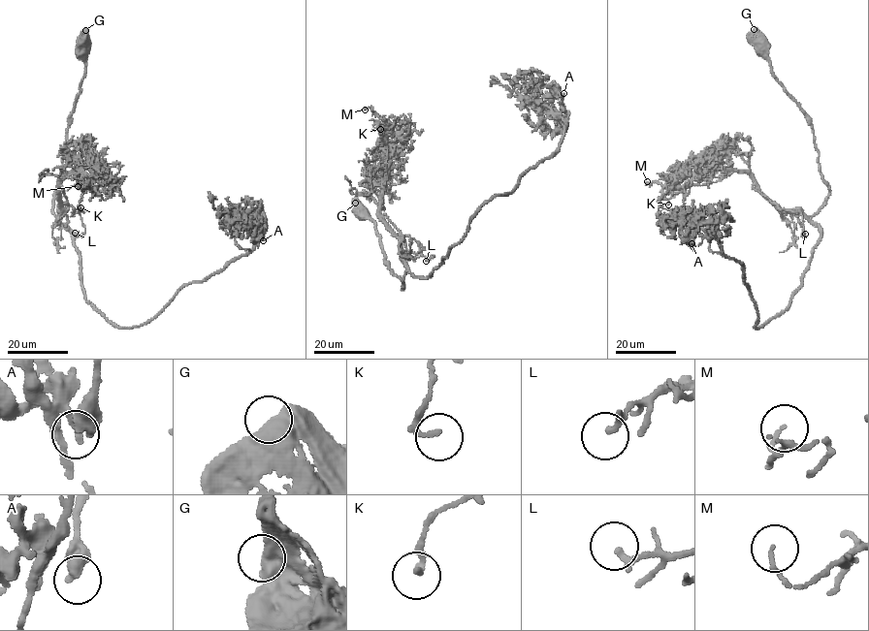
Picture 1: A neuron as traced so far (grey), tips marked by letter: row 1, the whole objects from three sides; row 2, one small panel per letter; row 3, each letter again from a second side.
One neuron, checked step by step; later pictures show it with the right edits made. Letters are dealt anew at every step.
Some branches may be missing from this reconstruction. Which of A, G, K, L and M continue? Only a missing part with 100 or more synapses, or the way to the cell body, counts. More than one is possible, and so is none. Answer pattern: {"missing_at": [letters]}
{"missing_at": []}

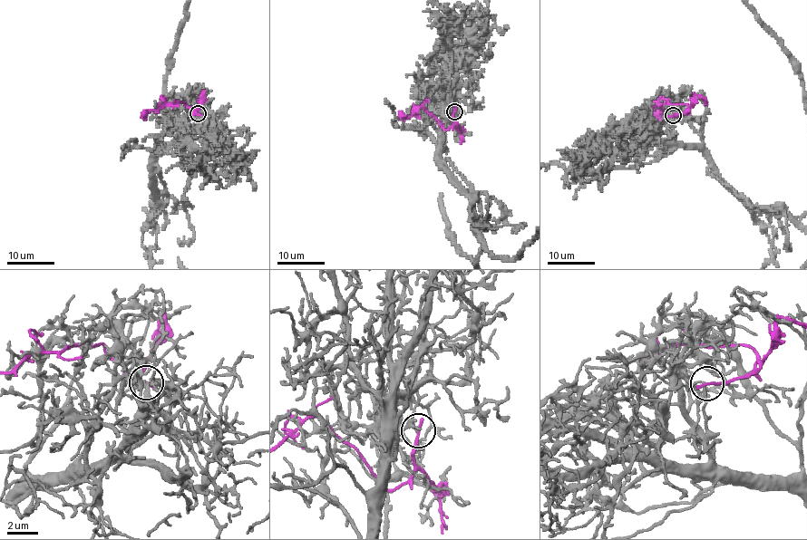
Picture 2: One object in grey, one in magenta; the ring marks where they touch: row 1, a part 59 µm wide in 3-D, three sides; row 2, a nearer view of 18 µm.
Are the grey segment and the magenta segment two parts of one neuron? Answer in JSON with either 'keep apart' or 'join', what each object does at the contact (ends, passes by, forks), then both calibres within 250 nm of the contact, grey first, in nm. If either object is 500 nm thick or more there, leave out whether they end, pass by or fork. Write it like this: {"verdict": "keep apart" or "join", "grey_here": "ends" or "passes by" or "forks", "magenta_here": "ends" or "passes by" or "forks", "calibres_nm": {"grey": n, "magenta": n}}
{"verdict": "keep apart", "grey_here": "ends", "magenta_here": "ends", "calibres_nm": {"grey": 140, "magenta": 240}}

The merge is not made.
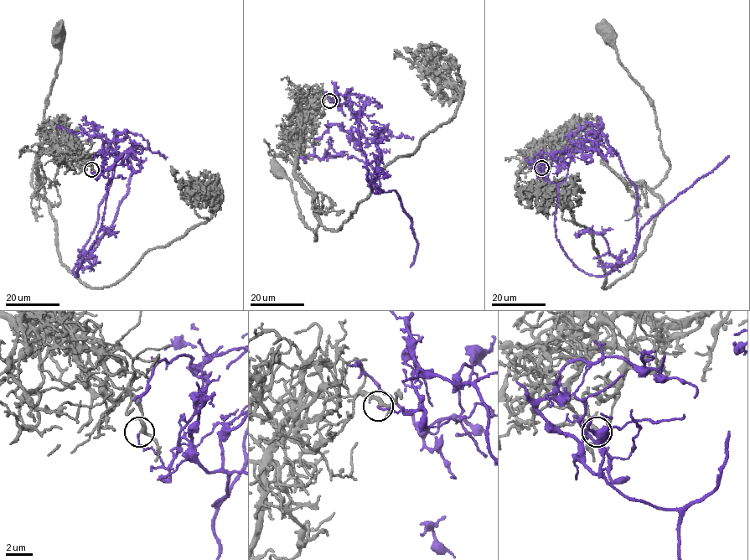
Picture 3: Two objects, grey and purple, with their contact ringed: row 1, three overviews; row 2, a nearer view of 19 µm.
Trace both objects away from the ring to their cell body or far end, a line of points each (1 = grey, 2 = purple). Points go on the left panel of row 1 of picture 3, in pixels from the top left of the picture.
1: (91, 169), (74, 146), (58, 145), (40, 152), (40, 184), (31, 182), (59, 38)
2: (91, 170), (108, 177), (103, 220), (74, 276), (111, 184), (117, 137), (114, 131), (107, 152), (79, 123)

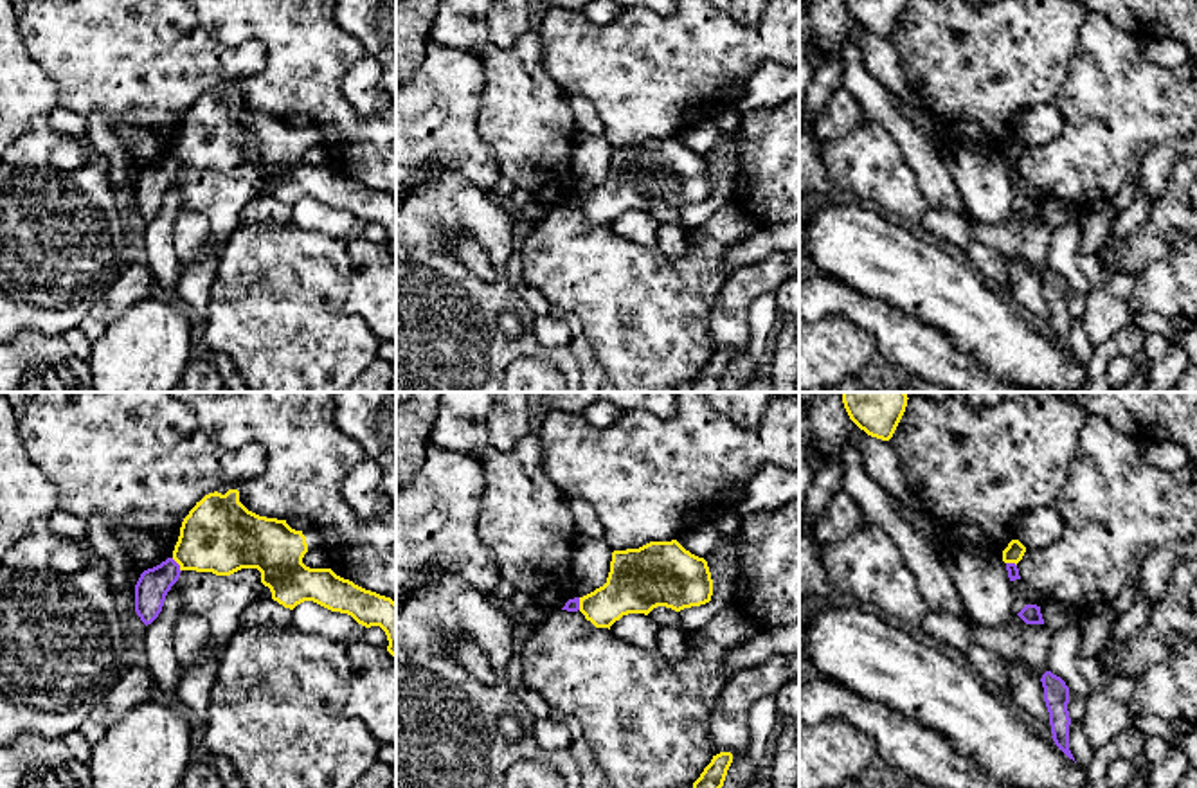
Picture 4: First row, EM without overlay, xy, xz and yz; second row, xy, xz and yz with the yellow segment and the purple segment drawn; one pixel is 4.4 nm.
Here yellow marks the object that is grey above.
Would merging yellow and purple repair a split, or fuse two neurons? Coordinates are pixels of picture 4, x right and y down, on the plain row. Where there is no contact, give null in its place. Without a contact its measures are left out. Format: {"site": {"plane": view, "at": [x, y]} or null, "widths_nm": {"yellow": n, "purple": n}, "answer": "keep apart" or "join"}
{"site": {"plane": "xy", "at": [179, 161]}, "widths_nm": {"yellow": 340, "purple": 140}, "answer": "keep apart"}

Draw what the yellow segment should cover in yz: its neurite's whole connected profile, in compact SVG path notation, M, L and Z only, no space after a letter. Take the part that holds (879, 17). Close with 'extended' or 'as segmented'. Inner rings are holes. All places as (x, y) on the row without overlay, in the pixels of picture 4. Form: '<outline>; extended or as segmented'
M844 0L850 16L868 32L889 38L907 0Z; as segmented

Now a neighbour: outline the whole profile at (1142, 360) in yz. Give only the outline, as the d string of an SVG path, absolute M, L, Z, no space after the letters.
M1141 349L1138 354L1130 356L1134 363L1134 378L1125 387L1111 387L1109 392L1141 392L1147 385L1147 372L1150 365L1150 356Z

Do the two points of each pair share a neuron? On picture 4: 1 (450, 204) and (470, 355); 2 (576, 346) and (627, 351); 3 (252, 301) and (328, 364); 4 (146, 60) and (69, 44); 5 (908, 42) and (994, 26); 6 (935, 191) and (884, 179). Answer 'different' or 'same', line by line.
1: same
2: different
3: same
4: same
5: same
6: different

